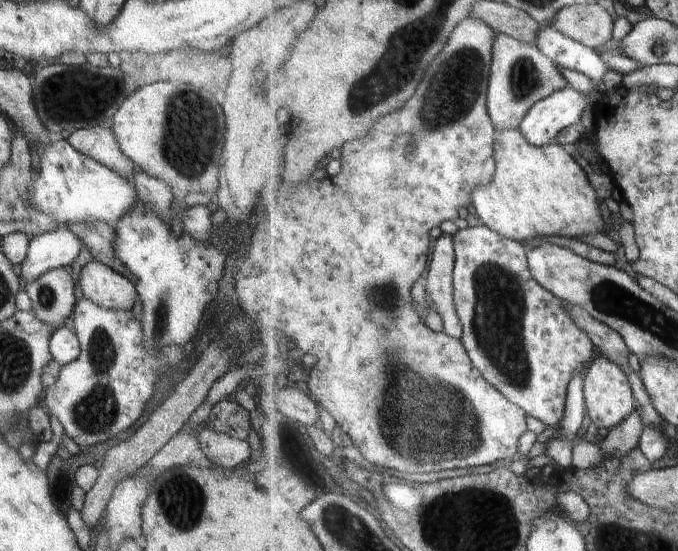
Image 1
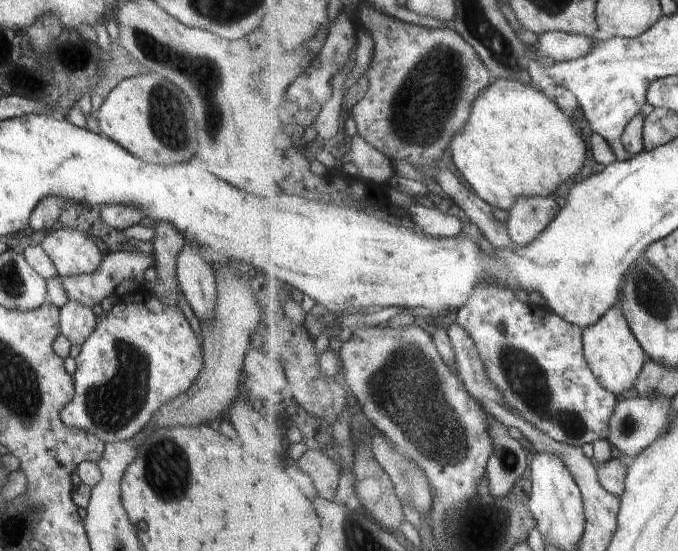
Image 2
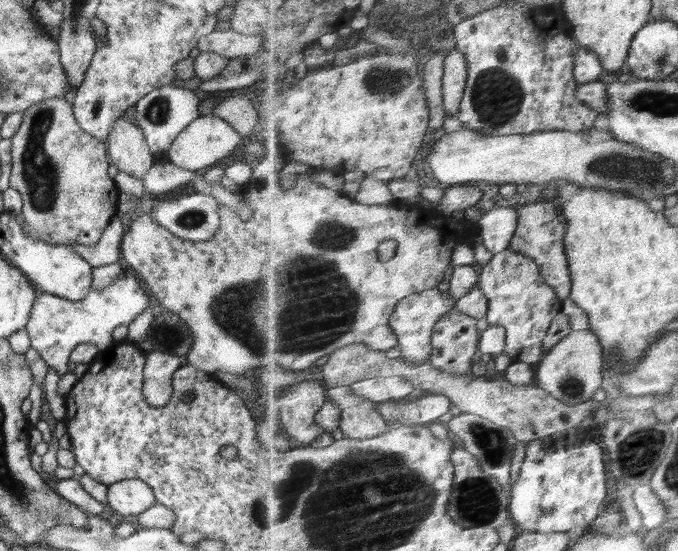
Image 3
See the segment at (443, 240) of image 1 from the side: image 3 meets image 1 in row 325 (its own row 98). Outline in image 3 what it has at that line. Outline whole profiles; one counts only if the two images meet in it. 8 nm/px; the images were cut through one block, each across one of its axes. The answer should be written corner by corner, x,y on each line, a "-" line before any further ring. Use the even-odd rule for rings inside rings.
456,44
454,50
447,55
445,66
445,102
443,106
446,116
460,114
460,106
465,98
469,76
468,58
464,52
460,52
460,48

